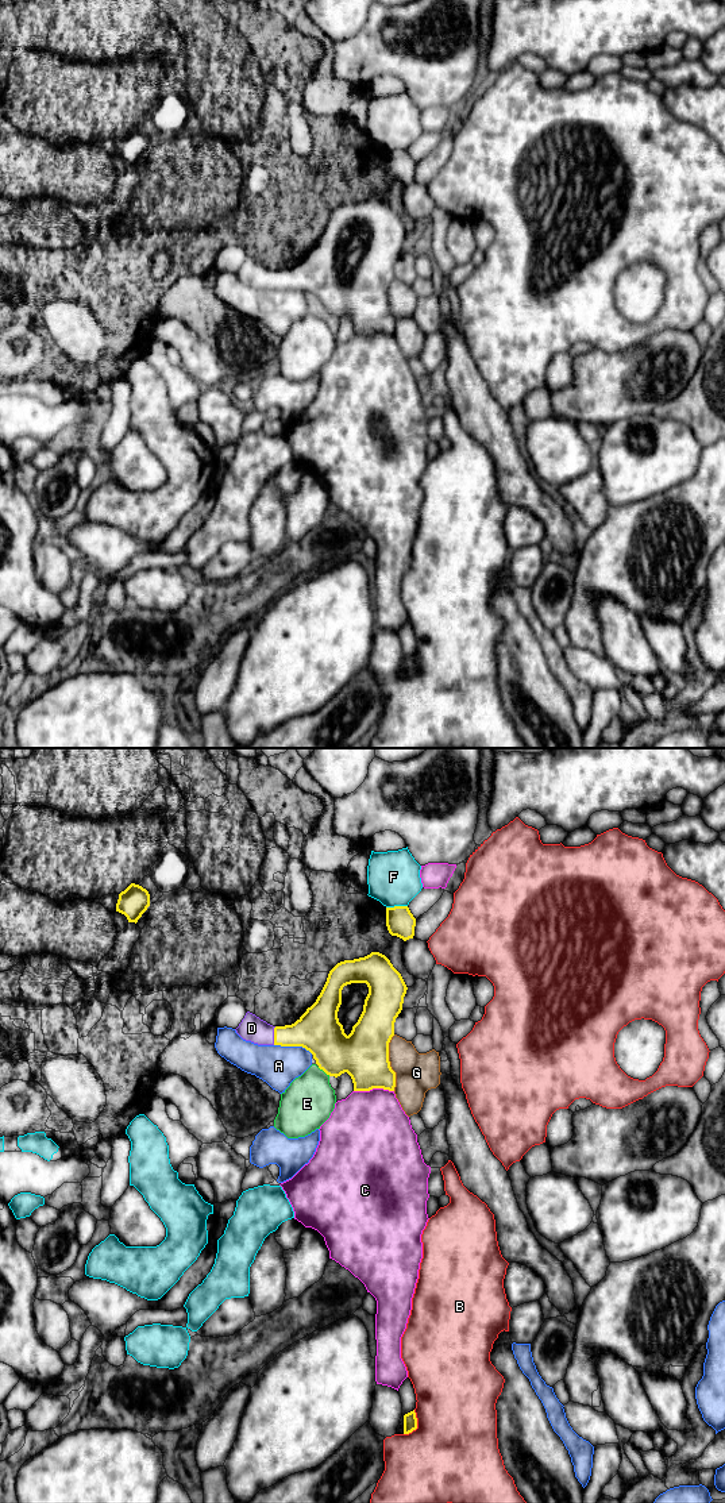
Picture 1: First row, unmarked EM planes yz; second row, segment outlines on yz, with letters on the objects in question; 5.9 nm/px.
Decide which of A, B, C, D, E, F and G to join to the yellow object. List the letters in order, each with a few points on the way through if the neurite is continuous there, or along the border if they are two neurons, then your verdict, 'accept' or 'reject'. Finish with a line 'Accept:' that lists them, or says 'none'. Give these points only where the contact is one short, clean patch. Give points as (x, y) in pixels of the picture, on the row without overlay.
A: reject
B: reject
C: reject
D: runs through yz (315, 274), (274, 280), (251, 272); accept
E: reject
F: reject
G: reject
Accept: D

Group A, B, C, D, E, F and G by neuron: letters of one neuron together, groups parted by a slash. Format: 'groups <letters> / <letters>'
groups A / B / C / D / E / F / G

